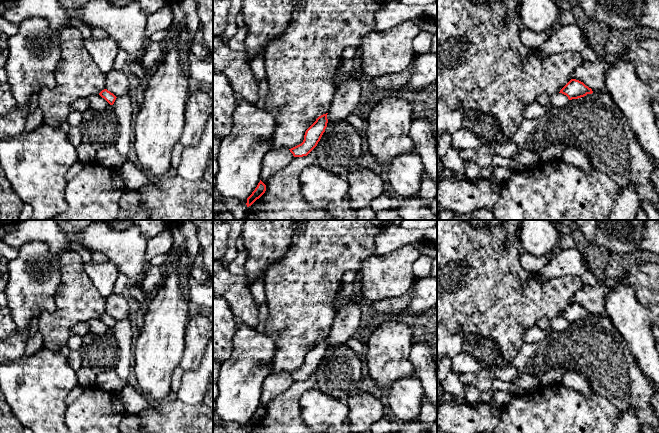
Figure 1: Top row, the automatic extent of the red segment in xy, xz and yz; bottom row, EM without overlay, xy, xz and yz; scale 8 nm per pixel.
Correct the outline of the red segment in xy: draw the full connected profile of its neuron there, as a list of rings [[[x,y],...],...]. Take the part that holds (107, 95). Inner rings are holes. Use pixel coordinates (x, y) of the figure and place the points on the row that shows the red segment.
[[[107,89],[102,90],[99,95],[104,98],[110,105],[113,105],[115,100],[116,100],[116,96],[111,93],[110,91],[108,91]]]

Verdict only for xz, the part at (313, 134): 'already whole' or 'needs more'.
already whole

